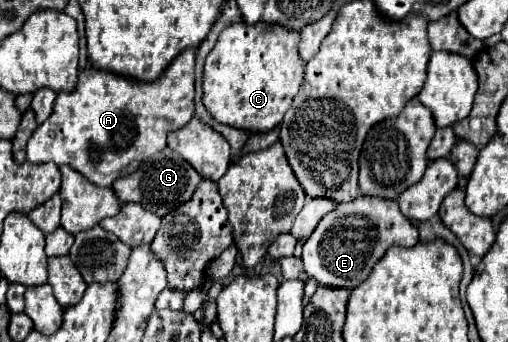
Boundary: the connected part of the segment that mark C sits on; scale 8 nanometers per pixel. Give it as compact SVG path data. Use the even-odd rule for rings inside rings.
M238 22L222 30L216 46L206 56L204 66L202 102L210 116L220 124L244 132L264 134L274 130L304 80L304 62L296 52L298 40L298 32L288 32L278 24L248 26Z

